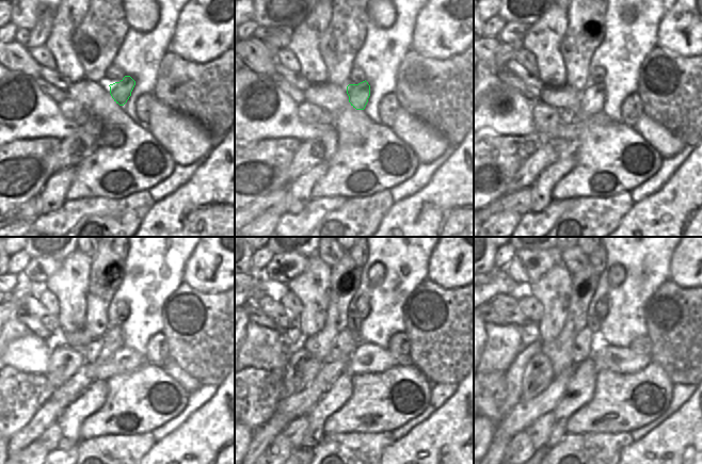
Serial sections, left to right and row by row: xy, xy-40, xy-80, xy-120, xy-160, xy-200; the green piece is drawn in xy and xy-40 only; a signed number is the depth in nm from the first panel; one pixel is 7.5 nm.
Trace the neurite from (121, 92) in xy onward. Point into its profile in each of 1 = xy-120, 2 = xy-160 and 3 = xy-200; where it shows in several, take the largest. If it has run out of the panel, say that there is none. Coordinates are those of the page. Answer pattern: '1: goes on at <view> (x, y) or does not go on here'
1: goes on at xy-120 (113, 340)
2: goes on at xy-160 (301, 403)
3: goes on at xy-200 (525, 412)

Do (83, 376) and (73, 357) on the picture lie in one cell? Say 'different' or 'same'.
different

